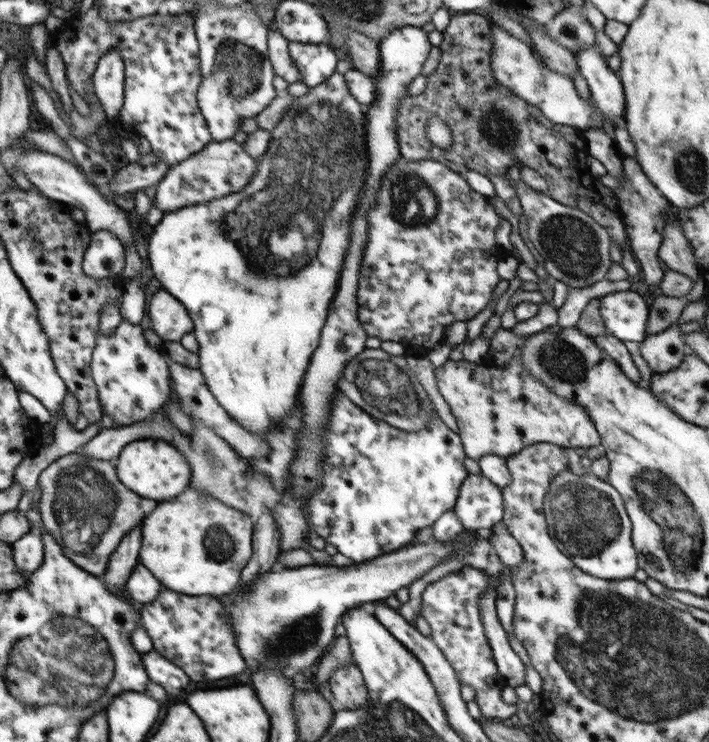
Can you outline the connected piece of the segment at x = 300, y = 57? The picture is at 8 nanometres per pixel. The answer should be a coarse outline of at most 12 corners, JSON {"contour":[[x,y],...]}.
{"contour":[[289,41],[310,89],[336,72],[341,55],[328,45]]}

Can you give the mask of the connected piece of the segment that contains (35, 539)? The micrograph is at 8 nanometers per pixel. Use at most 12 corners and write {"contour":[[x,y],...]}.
{"contour":[[29,531],[11,544],[15,562],[26,576],[43,564],[46,548]]}

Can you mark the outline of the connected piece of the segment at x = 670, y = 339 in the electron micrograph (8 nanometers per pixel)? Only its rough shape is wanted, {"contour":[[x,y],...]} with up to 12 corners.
{"contour":[[678,324],[646,337],[653,374],[678,368],[688,349]]}

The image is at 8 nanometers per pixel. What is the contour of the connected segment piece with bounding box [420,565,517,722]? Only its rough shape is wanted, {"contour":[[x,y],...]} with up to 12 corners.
{"contour":[[464,565],[426,586],[420,612],[482,719],[516,704],[481,621],[486,571]]}

